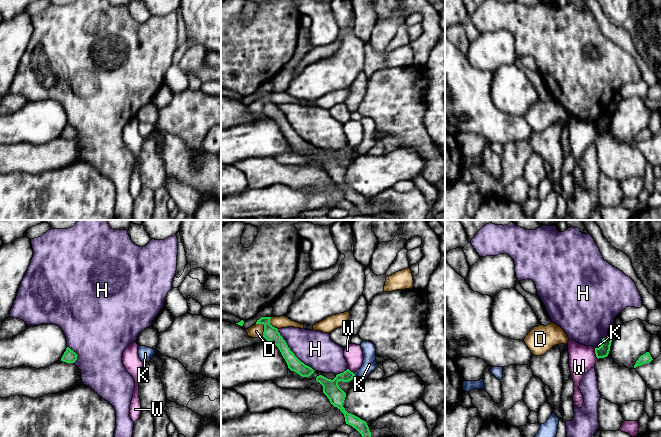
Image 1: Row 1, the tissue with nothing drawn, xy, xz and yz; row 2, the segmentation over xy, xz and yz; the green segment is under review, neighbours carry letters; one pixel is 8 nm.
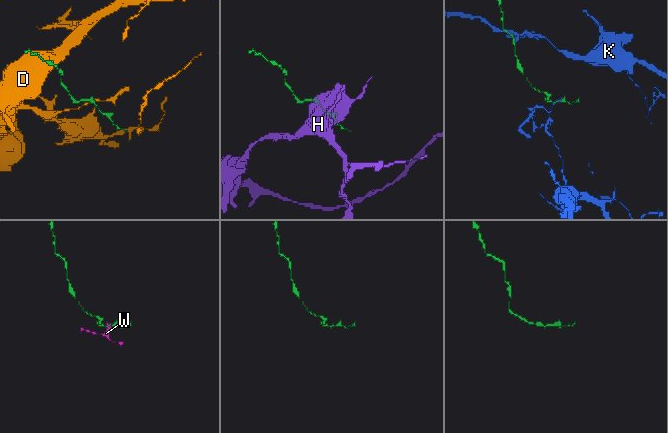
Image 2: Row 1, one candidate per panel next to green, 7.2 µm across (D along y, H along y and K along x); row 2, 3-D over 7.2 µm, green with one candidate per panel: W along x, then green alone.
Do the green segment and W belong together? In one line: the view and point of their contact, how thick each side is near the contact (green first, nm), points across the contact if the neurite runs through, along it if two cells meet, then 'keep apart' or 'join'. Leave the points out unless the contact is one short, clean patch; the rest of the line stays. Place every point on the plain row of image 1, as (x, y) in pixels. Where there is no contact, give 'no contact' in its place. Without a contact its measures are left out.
yz (595, 129) | 90/220 nm | along yz (594, 124), (594, 129), (598, 134) | keep apart

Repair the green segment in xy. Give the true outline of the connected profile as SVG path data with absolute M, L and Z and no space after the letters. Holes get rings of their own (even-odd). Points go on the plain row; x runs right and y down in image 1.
M67 123L66 127L64 128L61 134L61 137L66 139L74 139L76 136L77 136L77 130L69 123Z

